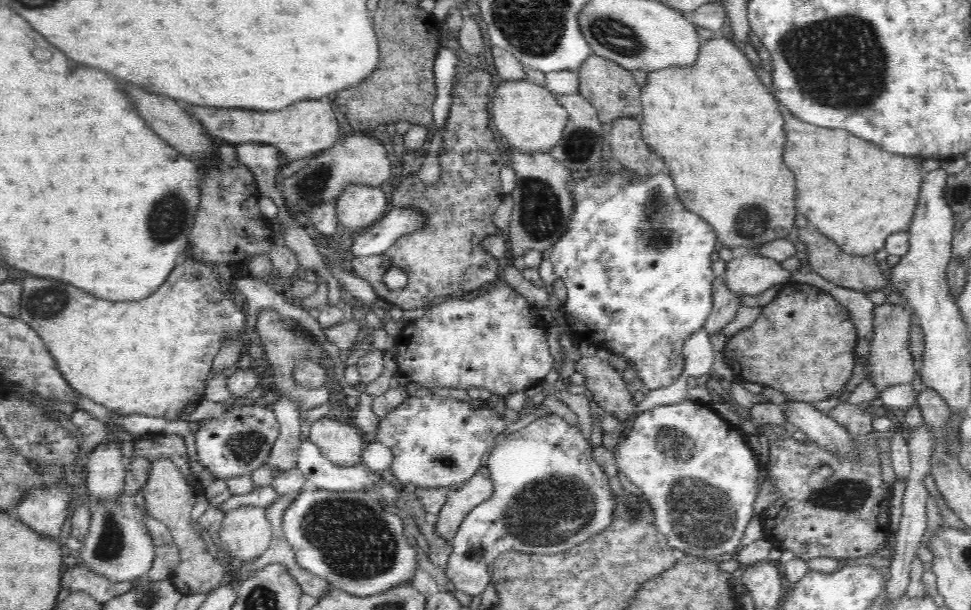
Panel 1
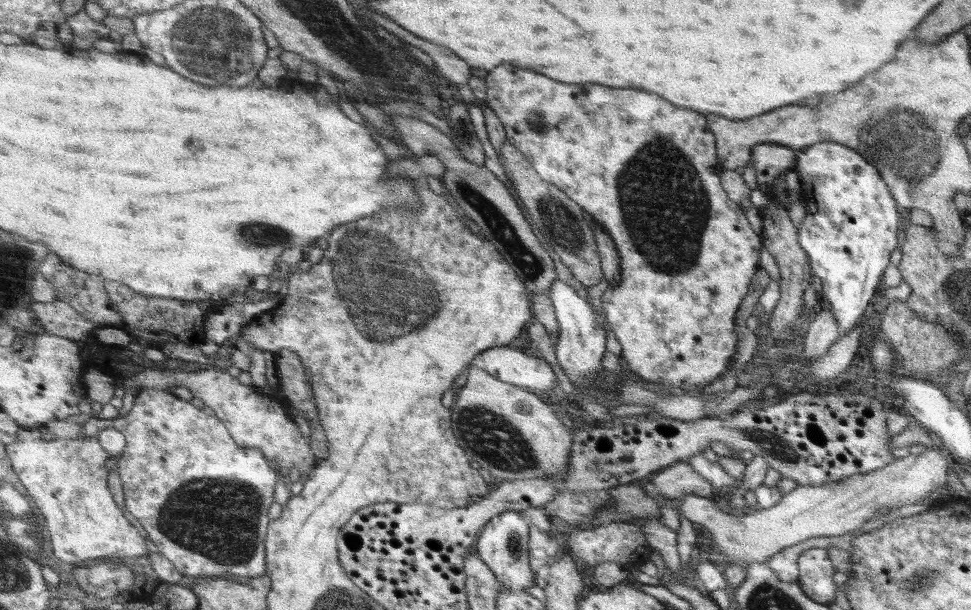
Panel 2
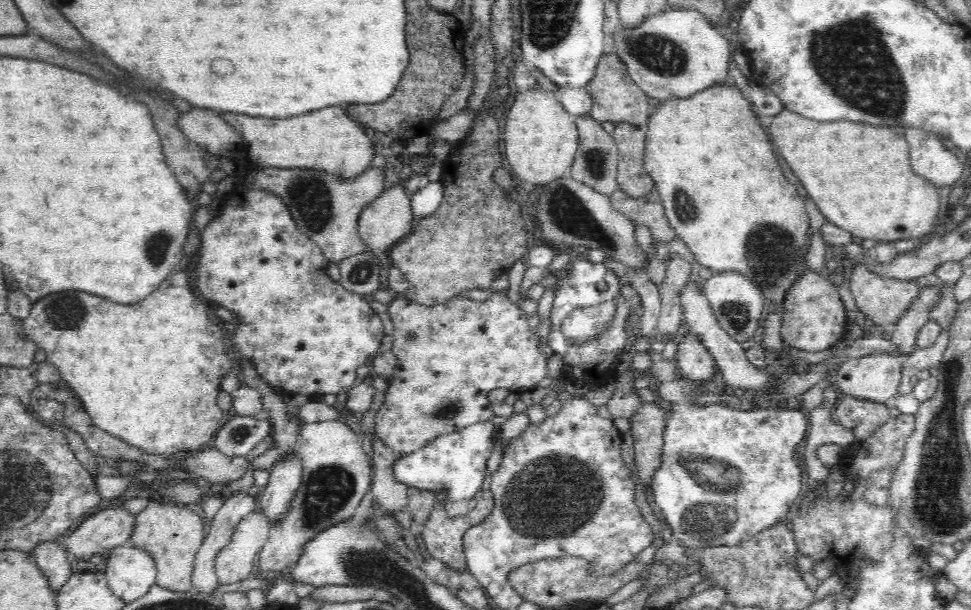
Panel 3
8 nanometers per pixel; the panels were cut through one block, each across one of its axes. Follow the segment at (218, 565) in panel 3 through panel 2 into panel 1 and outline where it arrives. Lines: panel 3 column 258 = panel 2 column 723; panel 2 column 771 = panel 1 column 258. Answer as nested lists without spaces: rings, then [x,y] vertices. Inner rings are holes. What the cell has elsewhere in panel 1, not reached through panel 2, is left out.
[[[240,506],[225,512],[219,539],[236,560],[254,560],[268,548],[272,538],[272,526],[265,508]]]

